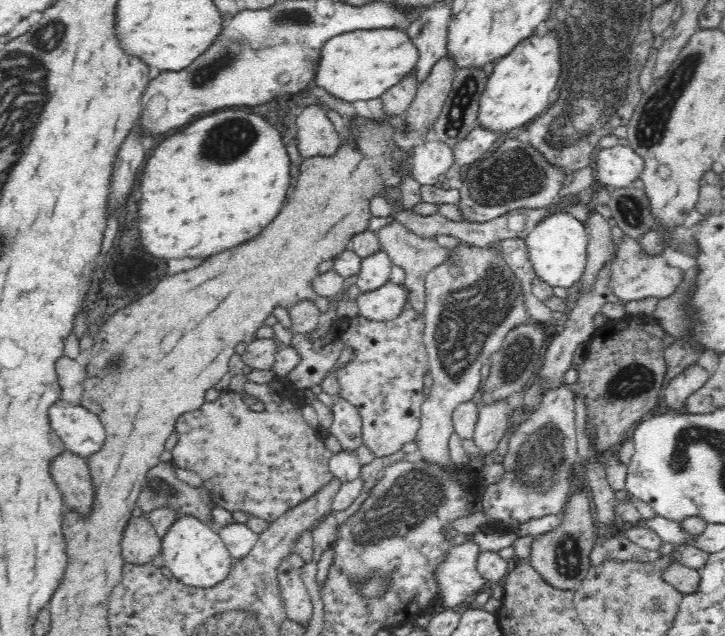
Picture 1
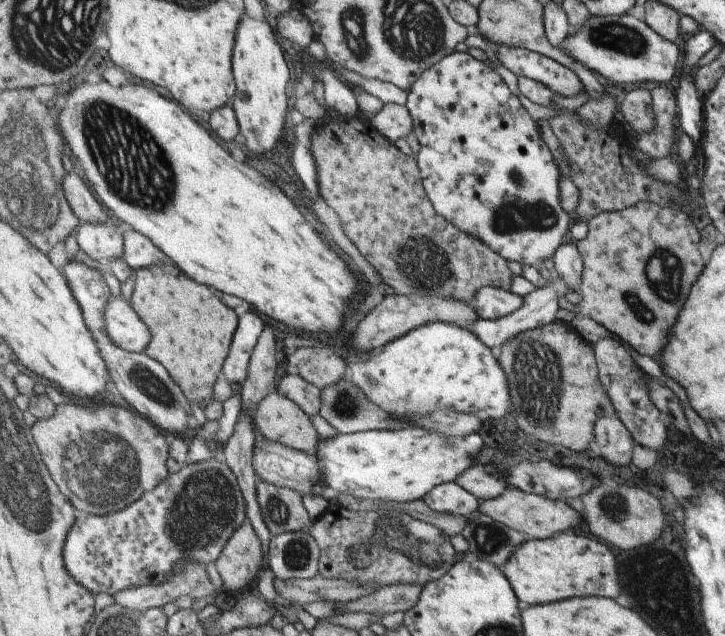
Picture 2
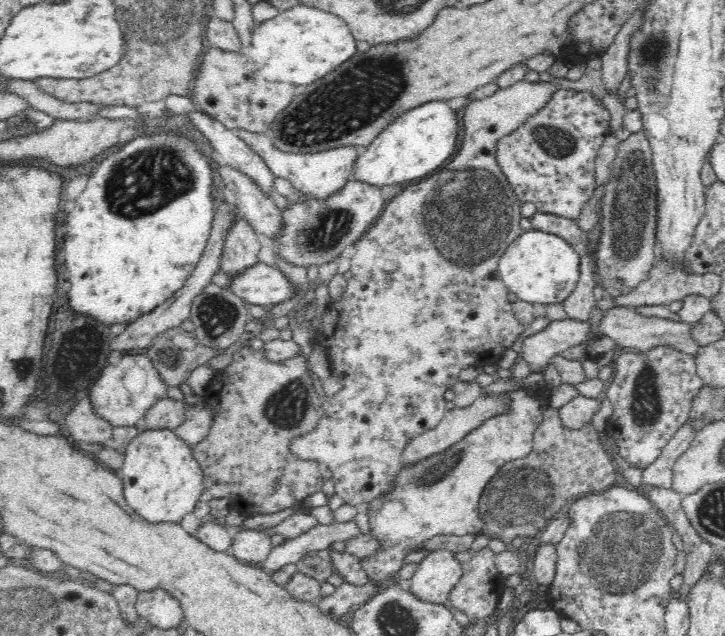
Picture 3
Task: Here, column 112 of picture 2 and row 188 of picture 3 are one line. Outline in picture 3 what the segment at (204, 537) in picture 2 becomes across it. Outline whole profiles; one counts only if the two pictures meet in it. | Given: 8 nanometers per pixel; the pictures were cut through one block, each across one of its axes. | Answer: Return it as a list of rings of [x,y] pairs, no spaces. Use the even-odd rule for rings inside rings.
[[[558,89],[556,93],[553,94],[552,100],[542,108],[542,110],[538,110],[534,116],[530,116],[528,121],[524,122],[523,126],[520,126],[518,130],[514,133],[508,134],[504,136],[497,144],[497,152],[496,158],[502,172],[506,175],[508,182],[510,182],[510,186],[514,189],[516,195],[518,195],[518,200],[522,202],[534,202],[537,204],[537,212],[558,215],[559,217],[564,217],[567,219],[577,219],[582,207],[590,198],[592,198],[593,192],[596,189],[596,178],[594,177],[594,166],[595,166],[595,158],[600,146],[605,142],[605,139],[610,134],[611,123],[612,120],[610,111],[604,107],[605,104],[602,103],[600,98],[596,98],[592,92],[575,92],[572,90],[564,90]]]

